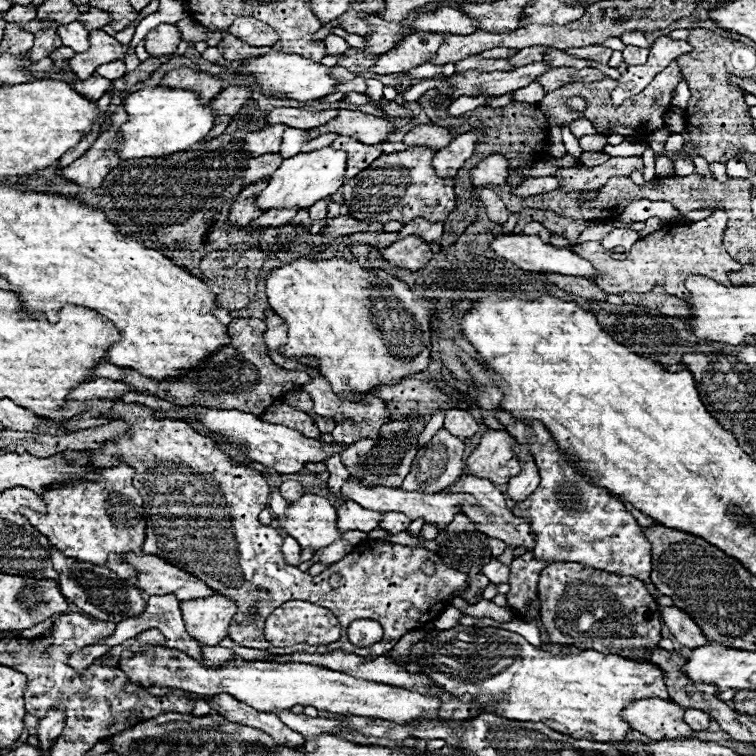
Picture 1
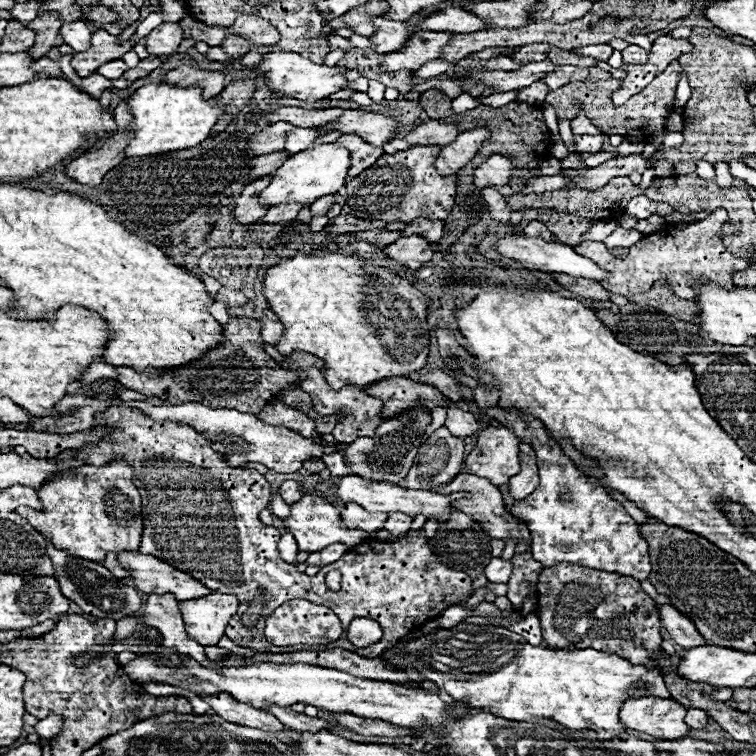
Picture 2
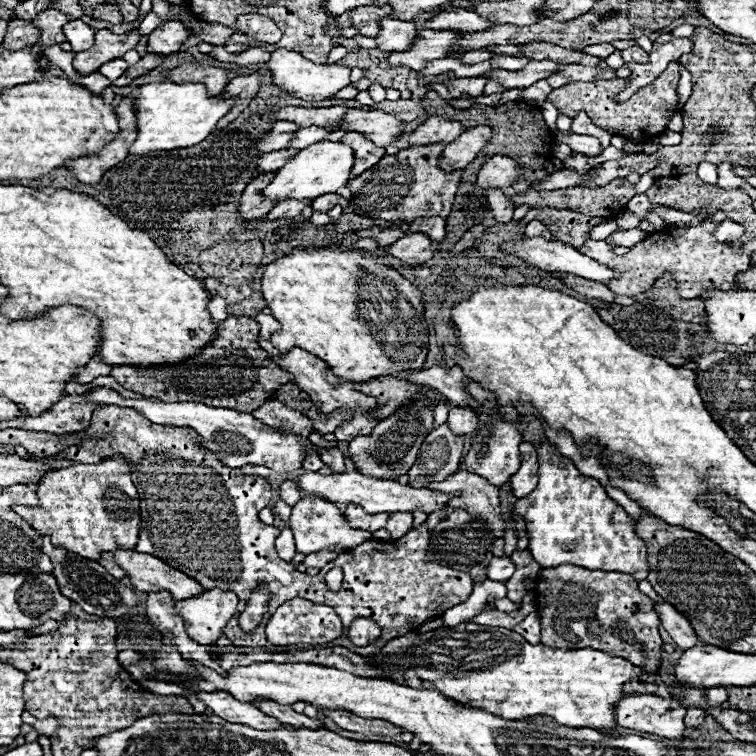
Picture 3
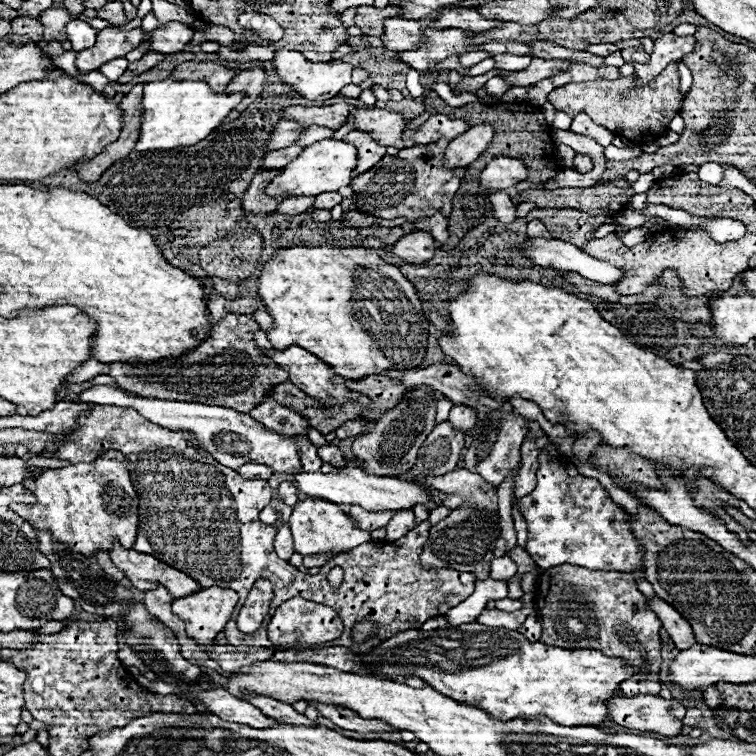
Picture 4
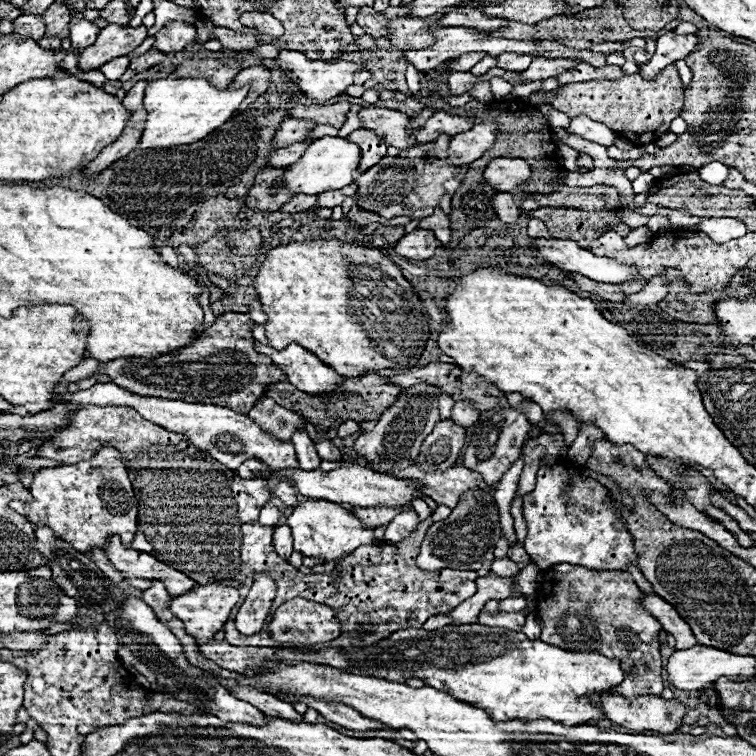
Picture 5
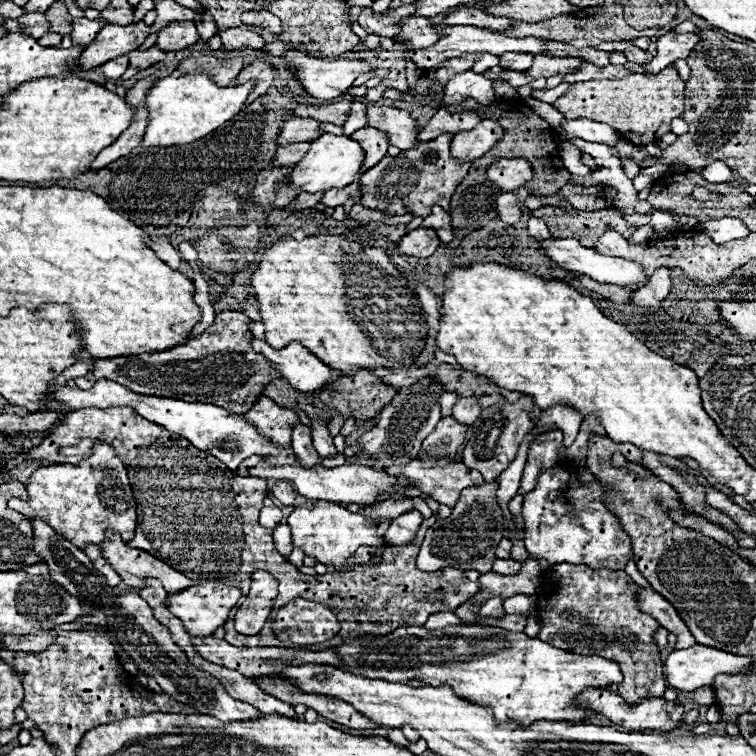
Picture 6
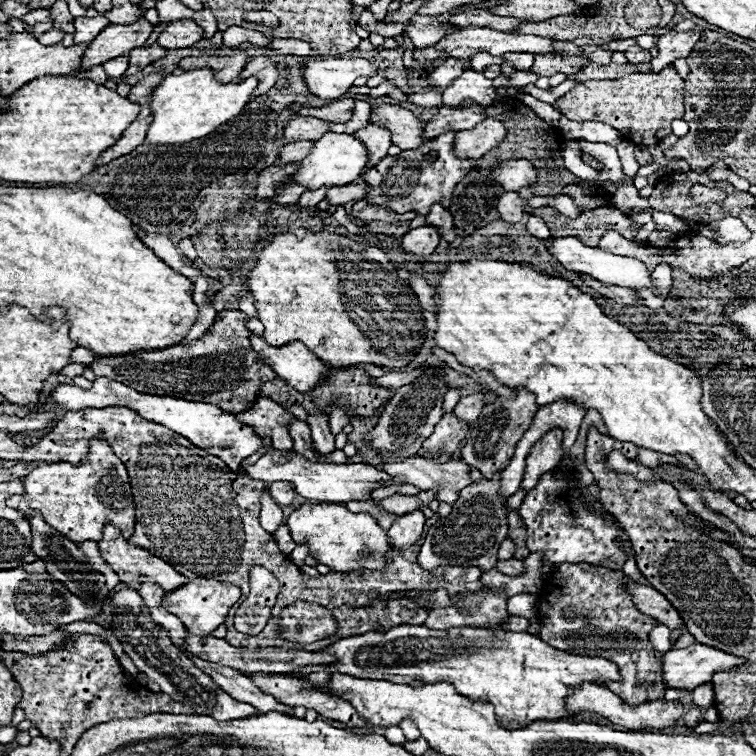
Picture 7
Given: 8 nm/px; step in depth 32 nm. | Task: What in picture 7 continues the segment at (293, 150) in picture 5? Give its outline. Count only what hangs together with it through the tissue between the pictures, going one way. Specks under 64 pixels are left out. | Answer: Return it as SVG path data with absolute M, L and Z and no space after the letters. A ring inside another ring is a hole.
M302 140L302 142L292 142L292 144L286 144L280 148L280 154L278 154L278 164L296 164L300 160L304 160L304 156L308 156L310 148L312 148L312 140Z

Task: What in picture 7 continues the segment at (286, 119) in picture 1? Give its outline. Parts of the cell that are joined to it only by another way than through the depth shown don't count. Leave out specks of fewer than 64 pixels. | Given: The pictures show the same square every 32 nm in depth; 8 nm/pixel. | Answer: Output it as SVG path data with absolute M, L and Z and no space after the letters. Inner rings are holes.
M352 98L342 100L342 102L334 102L334 104L328 104L328 106L320 106L320 108L302 106L302 108L298 110L298 116L314 116L314 118L324 120L324 122L342 124L342 122L348 122L348 120L350 120L350 116L352 116L352 106L354 106L354 100L352 100Z

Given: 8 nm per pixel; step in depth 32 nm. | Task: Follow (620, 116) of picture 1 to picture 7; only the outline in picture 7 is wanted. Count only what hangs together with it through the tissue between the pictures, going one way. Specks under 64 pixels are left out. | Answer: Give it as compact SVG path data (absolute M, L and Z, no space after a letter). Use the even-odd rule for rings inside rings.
M672 66L658 74L630 74L620 80L588 80L578 82L570 92L554 102L570 120L594 120L616 128L624 140L638 146L654 146L664 136L668 136L670 122L684 116L684 80L676 74Z

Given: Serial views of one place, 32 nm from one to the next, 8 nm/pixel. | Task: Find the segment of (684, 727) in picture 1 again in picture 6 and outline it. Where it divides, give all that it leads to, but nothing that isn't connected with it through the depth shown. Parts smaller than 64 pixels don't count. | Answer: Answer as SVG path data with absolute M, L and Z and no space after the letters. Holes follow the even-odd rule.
M588 688L586 692L582 692L580 696L576 696L576 700L580 700L582 704L588 704L592 710L604 714L608 720L612 720L618 726L626 726L630 730L662 730L662 732L670 732L674 728L680 726L680 720L684 716L684 706L678 700L664 700L664 698L644 698L636 704L626 704L624 698L620 698L618 694L610 692L610 690L594 690Z

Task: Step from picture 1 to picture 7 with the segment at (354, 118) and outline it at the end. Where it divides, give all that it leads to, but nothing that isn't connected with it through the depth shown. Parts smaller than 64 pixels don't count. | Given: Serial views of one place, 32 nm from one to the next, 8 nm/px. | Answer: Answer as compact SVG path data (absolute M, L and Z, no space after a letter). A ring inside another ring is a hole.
M372 106L370 110L370 124L380 124L392 132L392 144L400 146L402 150L414 150L422 142L424 122L420 122L410 110L400 106Z

